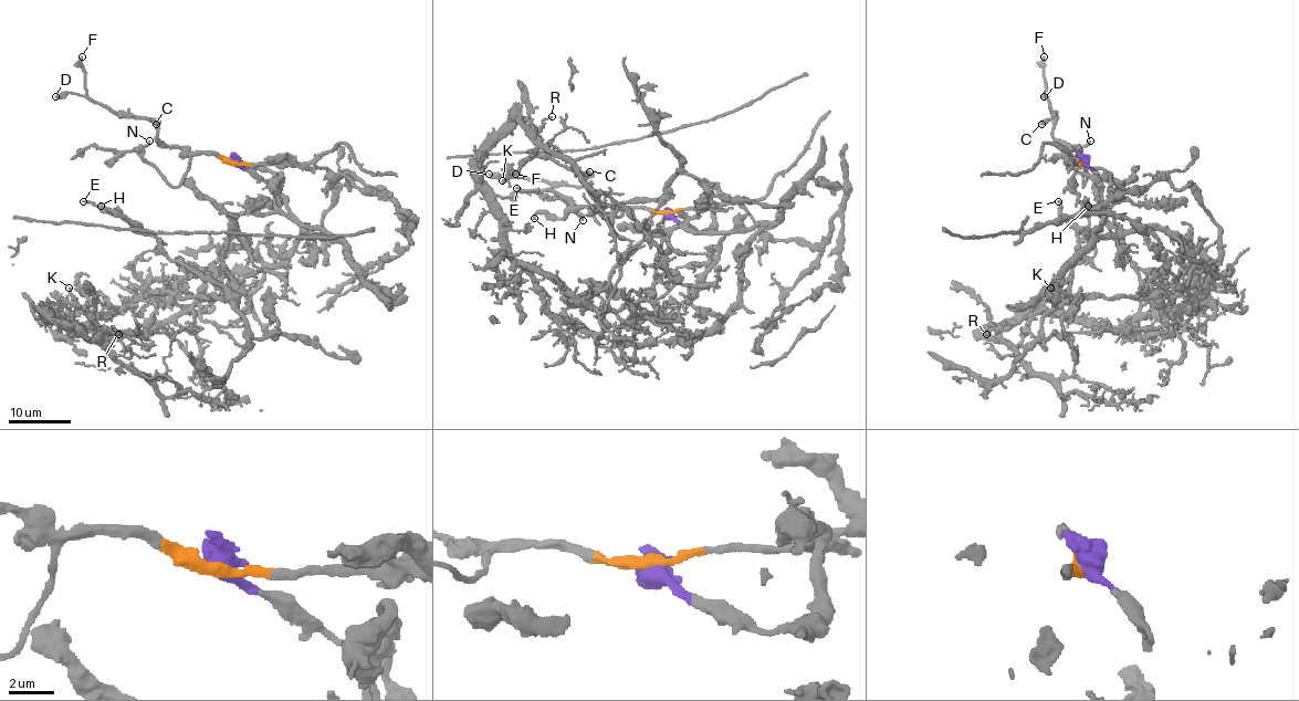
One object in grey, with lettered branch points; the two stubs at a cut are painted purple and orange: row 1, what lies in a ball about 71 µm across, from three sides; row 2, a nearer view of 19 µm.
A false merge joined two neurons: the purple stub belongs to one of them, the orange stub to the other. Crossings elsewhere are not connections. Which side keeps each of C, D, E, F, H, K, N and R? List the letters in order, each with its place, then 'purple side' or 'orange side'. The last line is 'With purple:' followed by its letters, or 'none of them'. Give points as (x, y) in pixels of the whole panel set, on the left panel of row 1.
C: place (156, 124); orange side
D: place (55, 96); orange side
E: place (83, 201); purple side
F: place (82, 56); orange side
H: place (101, 206); purple side
K: place (69, 288); purple side
N: place (149, 140); orange side
R: place (118, 334); purple side
With purple: E, H, K, R

